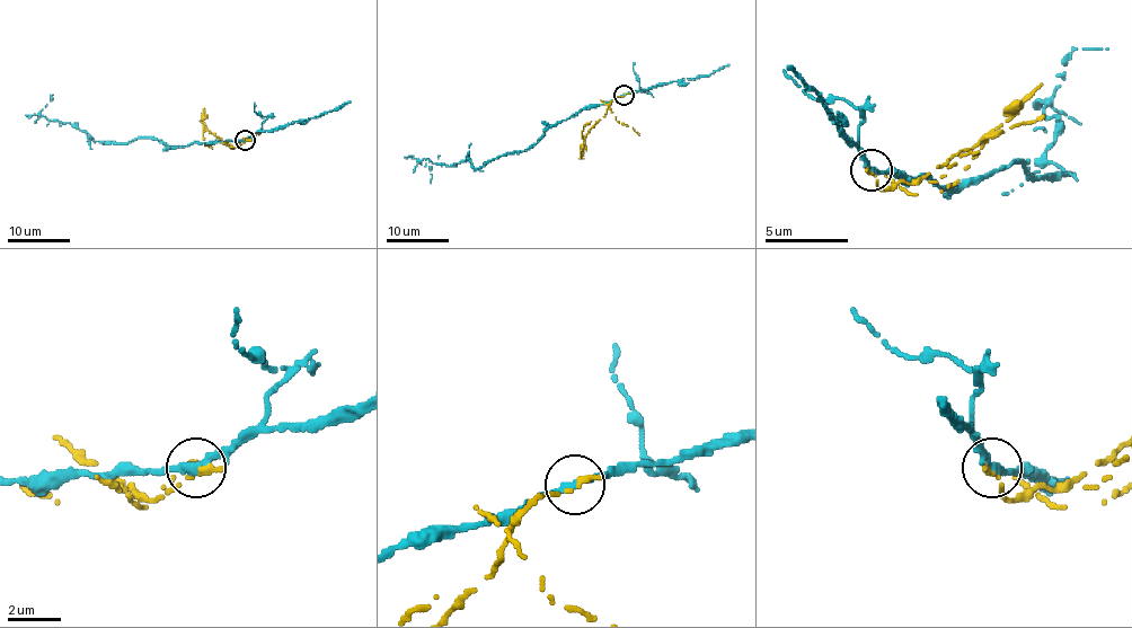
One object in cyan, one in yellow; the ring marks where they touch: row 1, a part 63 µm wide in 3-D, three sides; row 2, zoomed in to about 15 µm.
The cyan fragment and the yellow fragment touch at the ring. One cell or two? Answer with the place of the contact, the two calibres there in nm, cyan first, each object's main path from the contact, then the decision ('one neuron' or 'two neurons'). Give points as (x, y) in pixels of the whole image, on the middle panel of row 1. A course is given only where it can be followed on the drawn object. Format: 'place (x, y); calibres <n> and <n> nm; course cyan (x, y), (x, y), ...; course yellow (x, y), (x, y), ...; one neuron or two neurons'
place (624, 95); calibres 280 and 240 nm; course cyan (624, 95), (585, 106), (527, 149), (475, 168), (424, 158), (430, 183); course yellow (625, 94), (616, 98), (582, 144), (583, 158); two neurons

